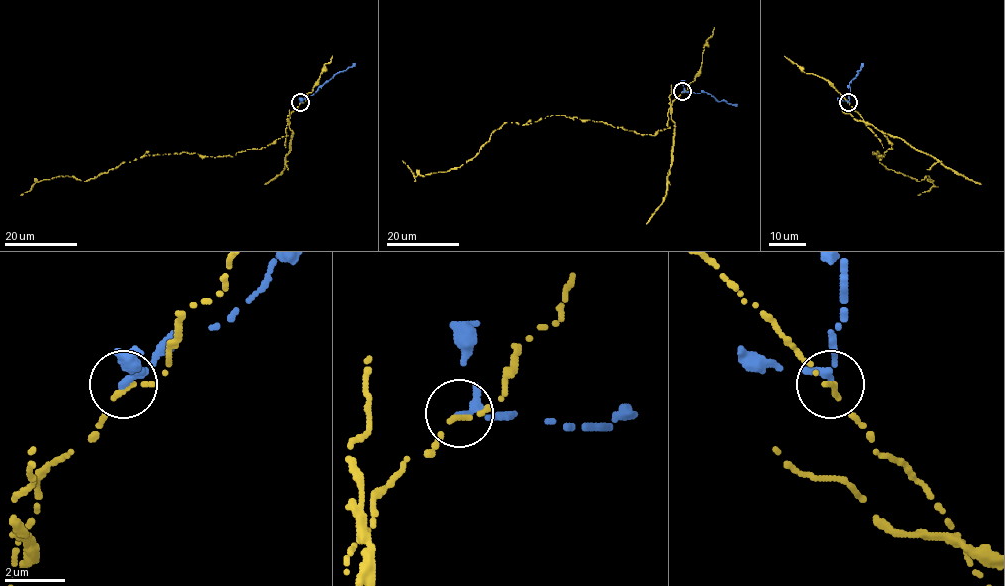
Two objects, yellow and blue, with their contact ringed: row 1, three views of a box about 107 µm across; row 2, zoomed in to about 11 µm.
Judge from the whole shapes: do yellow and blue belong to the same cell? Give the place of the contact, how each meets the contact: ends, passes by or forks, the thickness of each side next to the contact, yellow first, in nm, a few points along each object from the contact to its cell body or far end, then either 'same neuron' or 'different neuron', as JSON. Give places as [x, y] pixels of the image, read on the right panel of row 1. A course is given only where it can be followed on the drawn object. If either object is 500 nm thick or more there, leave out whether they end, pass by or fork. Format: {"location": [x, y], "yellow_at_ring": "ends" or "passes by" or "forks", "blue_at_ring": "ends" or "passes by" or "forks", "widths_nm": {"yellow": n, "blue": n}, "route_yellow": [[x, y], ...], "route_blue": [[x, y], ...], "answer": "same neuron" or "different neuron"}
{"location": [848, 102], "yellow_at_ring": "ends", "blue_at_ring": "passes by", "widths_nm": {"yellow": 180, "blue": 200}, "route_yellow": [[849, 102], [892, 144], [884, 156], [872, 152], [886, 168], [931, 179], [918, 195]], "route_blue": [[848, 102], [849, 83], [863, 63]], "answer": "different neuron"}

